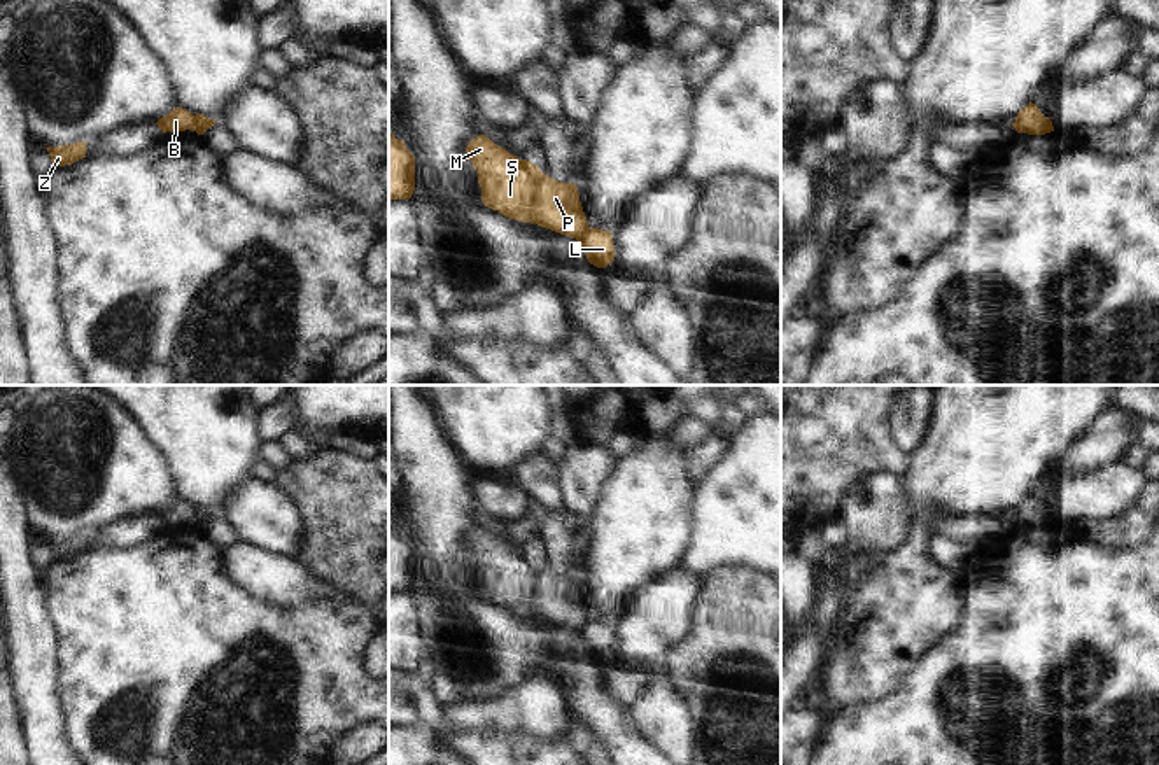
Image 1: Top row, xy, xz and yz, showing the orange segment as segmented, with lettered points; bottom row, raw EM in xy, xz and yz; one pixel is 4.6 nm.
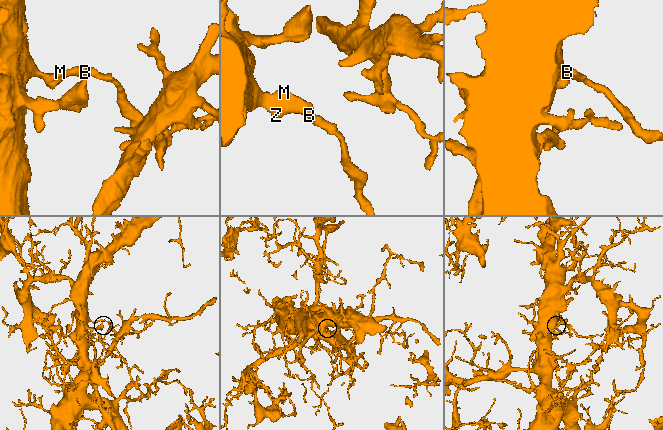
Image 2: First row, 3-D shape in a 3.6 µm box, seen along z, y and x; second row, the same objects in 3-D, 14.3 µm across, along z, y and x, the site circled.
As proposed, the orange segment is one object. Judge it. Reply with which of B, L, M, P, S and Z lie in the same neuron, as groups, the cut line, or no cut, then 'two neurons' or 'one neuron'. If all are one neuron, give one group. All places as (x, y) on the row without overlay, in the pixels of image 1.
B M P S Z / L; cut in xy along (195, 508), (191, 520); two neurons

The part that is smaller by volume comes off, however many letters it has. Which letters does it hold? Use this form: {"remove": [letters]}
{"remove": ["L"]}

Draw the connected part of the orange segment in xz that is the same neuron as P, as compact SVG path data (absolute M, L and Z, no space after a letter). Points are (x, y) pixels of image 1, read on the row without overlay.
M485 527L467 536L466 546L478 565L485 599L576 632L588 621L576 576L544 567Z

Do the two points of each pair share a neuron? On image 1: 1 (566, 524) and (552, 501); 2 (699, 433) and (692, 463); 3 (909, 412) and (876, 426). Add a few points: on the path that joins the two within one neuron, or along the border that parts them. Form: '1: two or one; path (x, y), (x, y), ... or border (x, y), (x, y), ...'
1: two; border (562, 506), (547, 510)
2: two; border (709, 435), (683, 456), (683, 468), (694, 487)
3: two; border (892, 403), (892, 440), (904, 454), (911, 456)

